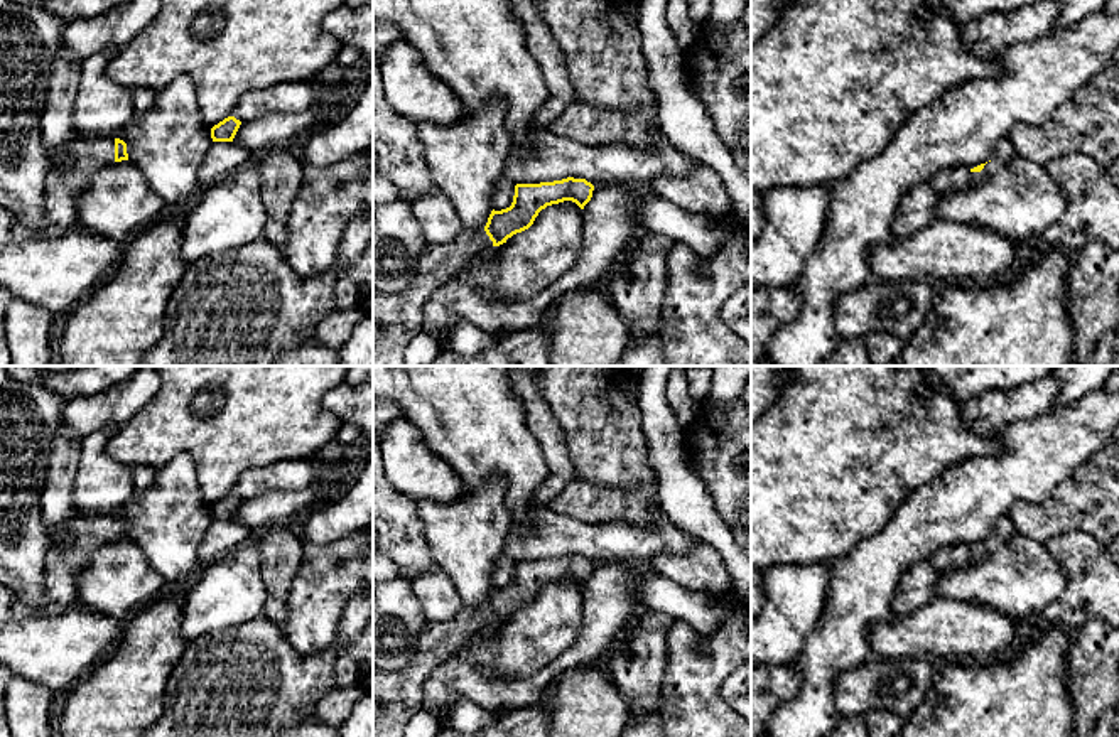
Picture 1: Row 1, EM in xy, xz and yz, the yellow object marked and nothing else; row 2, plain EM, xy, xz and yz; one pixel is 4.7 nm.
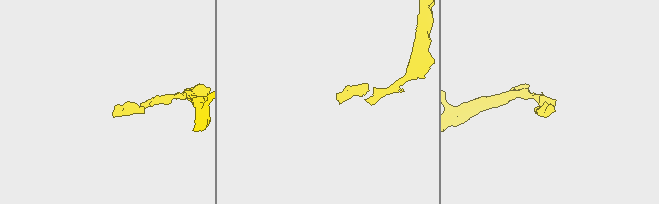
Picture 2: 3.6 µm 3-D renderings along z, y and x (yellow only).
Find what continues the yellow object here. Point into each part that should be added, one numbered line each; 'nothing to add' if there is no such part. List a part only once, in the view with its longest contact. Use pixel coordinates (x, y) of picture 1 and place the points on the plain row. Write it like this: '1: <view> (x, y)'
1: xy (61, 574)

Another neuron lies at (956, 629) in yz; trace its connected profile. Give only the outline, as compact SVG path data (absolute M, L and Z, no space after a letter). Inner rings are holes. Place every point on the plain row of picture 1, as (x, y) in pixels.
M937 595L925 605L868 629L873 654L989 663L1014 641L1014 621L979 602Z

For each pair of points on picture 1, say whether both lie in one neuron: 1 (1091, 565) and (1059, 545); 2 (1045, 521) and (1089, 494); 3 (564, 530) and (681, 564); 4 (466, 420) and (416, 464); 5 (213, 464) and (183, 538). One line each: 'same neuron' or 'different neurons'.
1: same neuron
2: same neuron
3: different neurons
4: different neurons
5: different neurons

